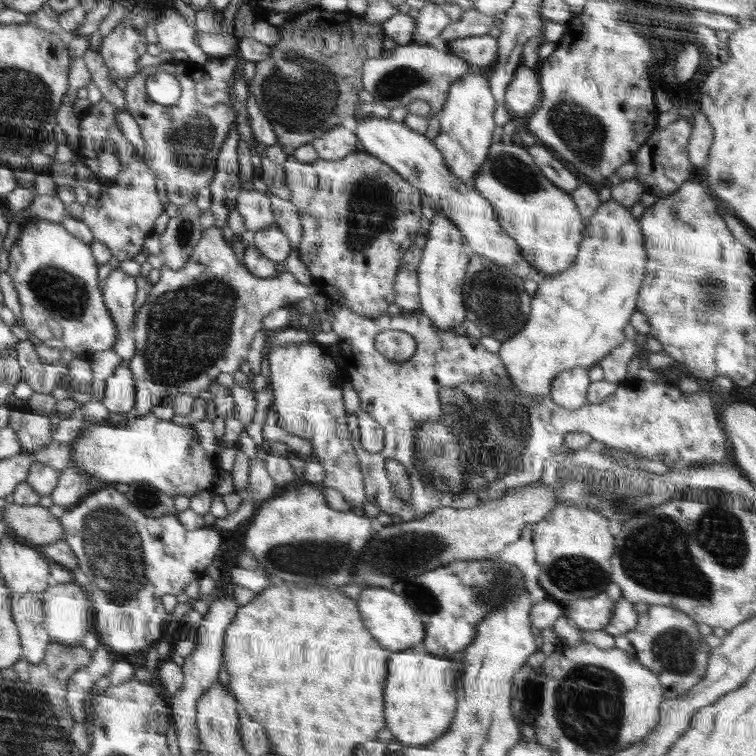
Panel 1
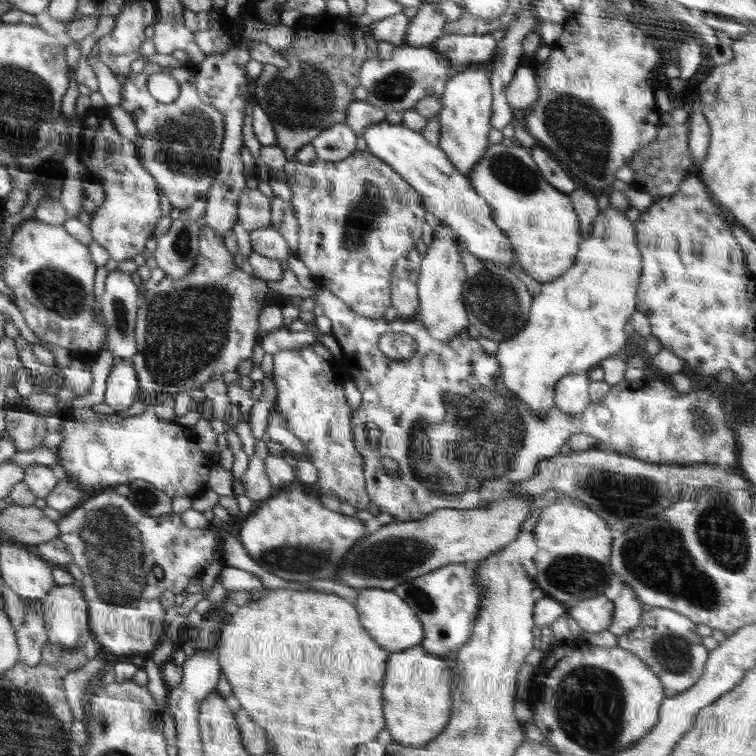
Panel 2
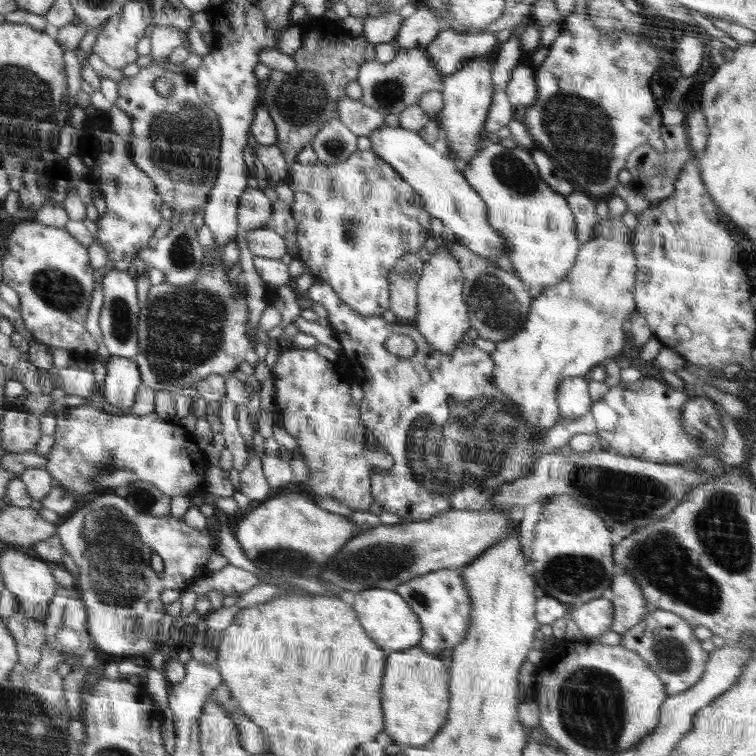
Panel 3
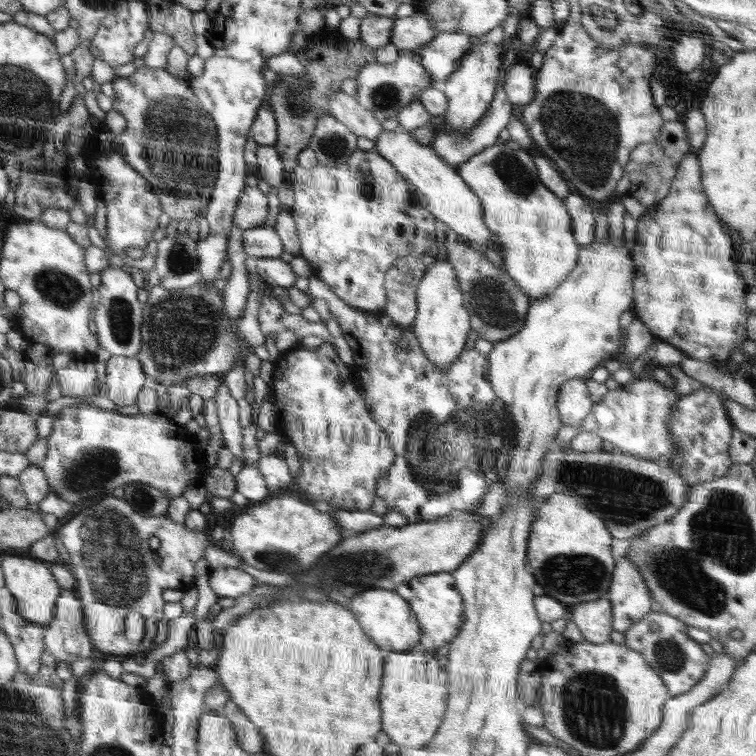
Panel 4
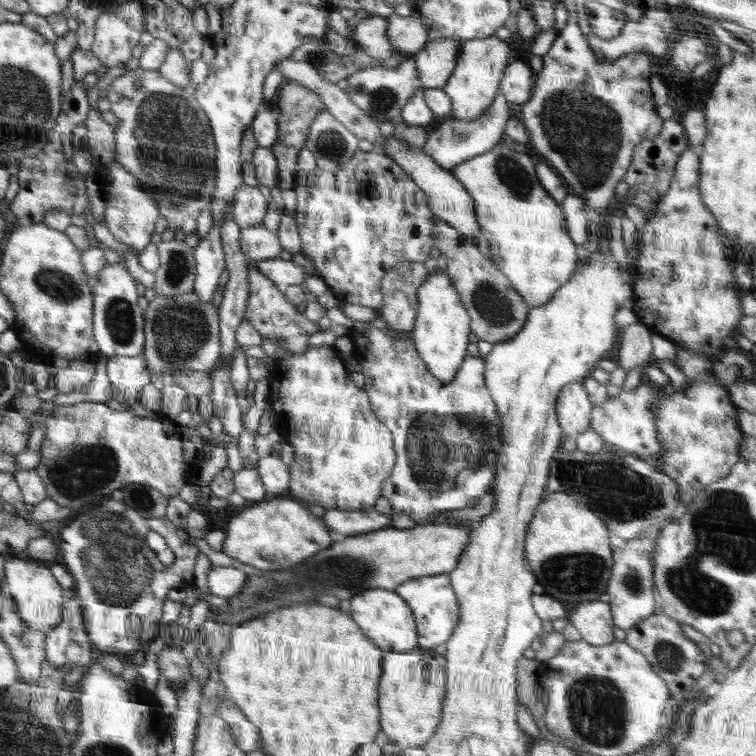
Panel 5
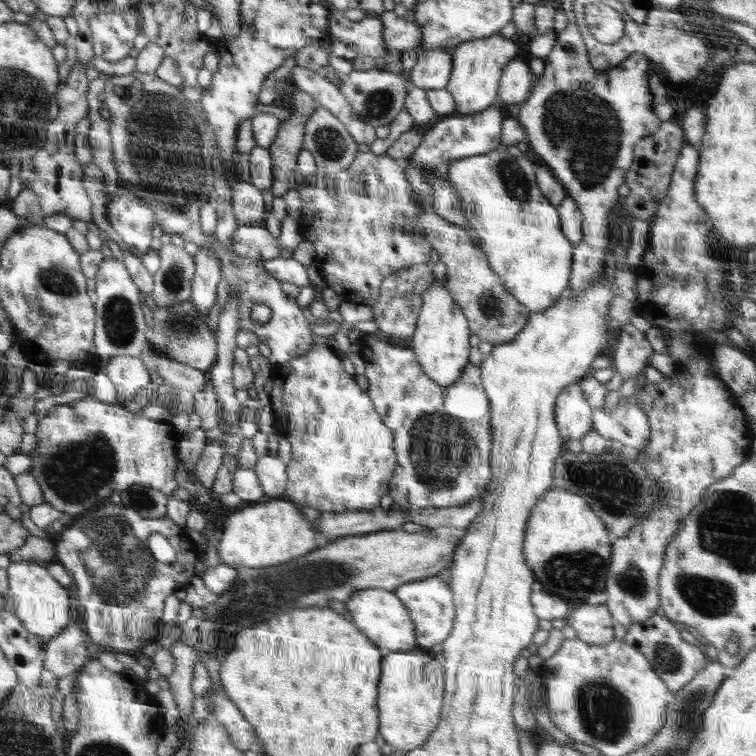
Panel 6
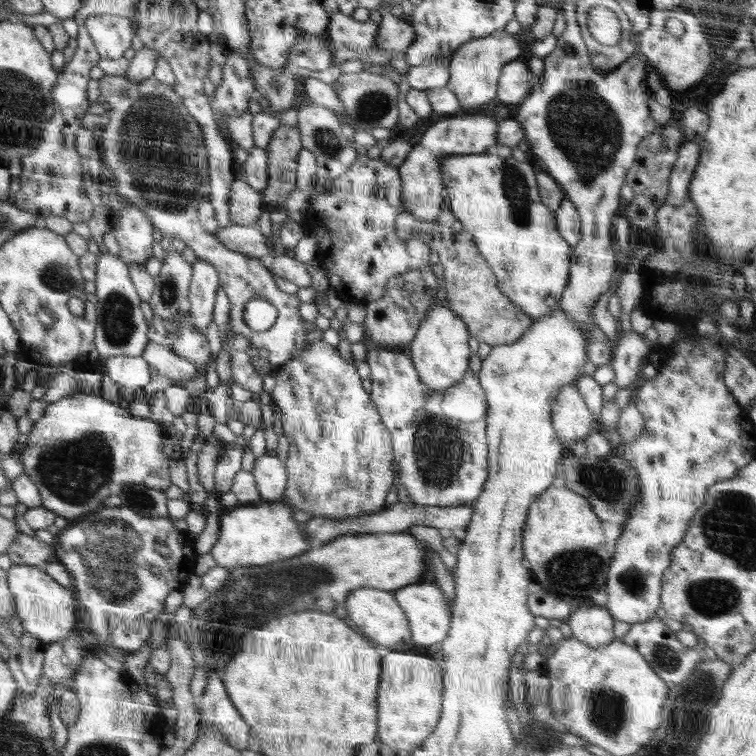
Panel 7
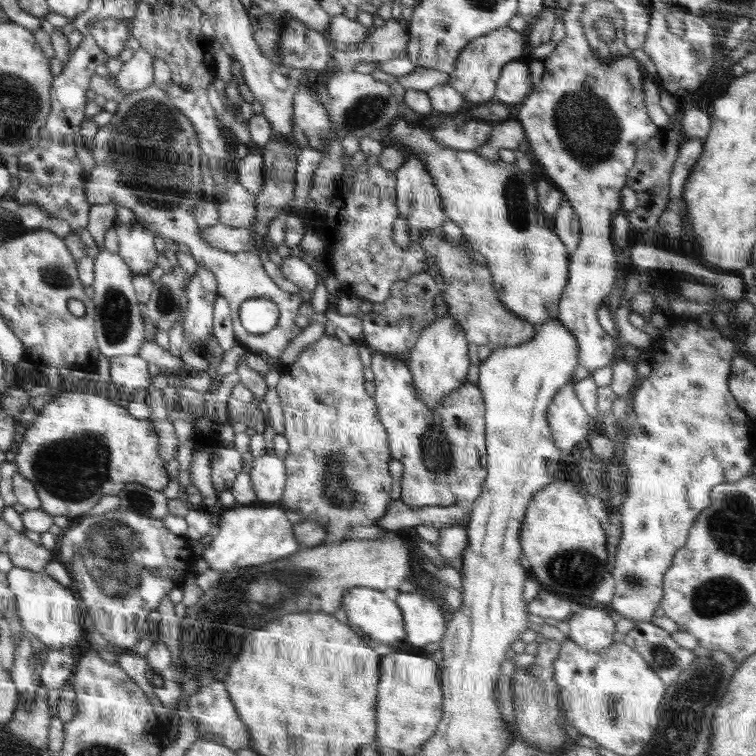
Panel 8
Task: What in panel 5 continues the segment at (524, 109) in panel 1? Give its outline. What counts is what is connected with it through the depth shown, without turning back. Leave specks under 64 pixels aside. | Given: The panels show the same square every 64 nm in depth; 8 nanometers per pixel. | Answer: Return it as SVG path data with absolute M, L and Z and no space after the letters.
M516 60L504 69L500 92L509 103L524 104L531 97L534 82L535 73L530 65Z

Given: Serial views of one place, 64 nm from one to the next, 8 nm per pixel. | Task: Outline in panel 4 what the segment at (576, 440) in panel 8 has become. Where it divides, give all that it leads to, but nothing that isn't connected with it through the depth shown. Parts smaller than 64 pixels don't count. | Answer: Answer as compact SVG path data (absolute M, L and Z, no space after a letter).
M586 378L571 379L558 390L557 410L564 427L580 427L590 415L594 403L590 400Z

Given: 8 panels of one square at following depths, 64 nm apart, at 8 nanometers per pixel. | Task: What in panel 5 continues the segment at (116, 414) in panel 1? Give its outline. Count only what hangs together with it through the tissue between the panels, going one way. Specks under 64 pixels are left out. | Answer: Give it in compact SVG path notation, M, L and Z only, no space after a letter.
M113 356L107 360L112 398L129 406L140 401L141 391L150 383L146 362L140 357Z

